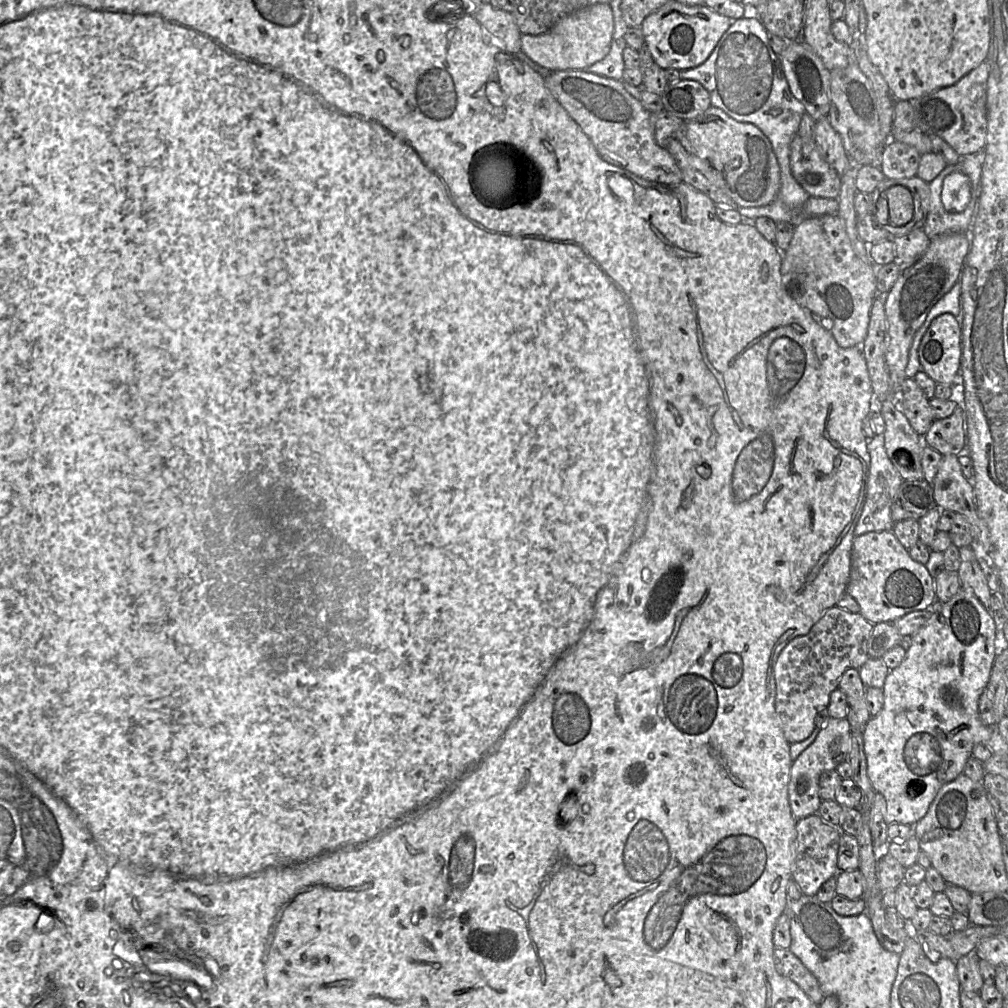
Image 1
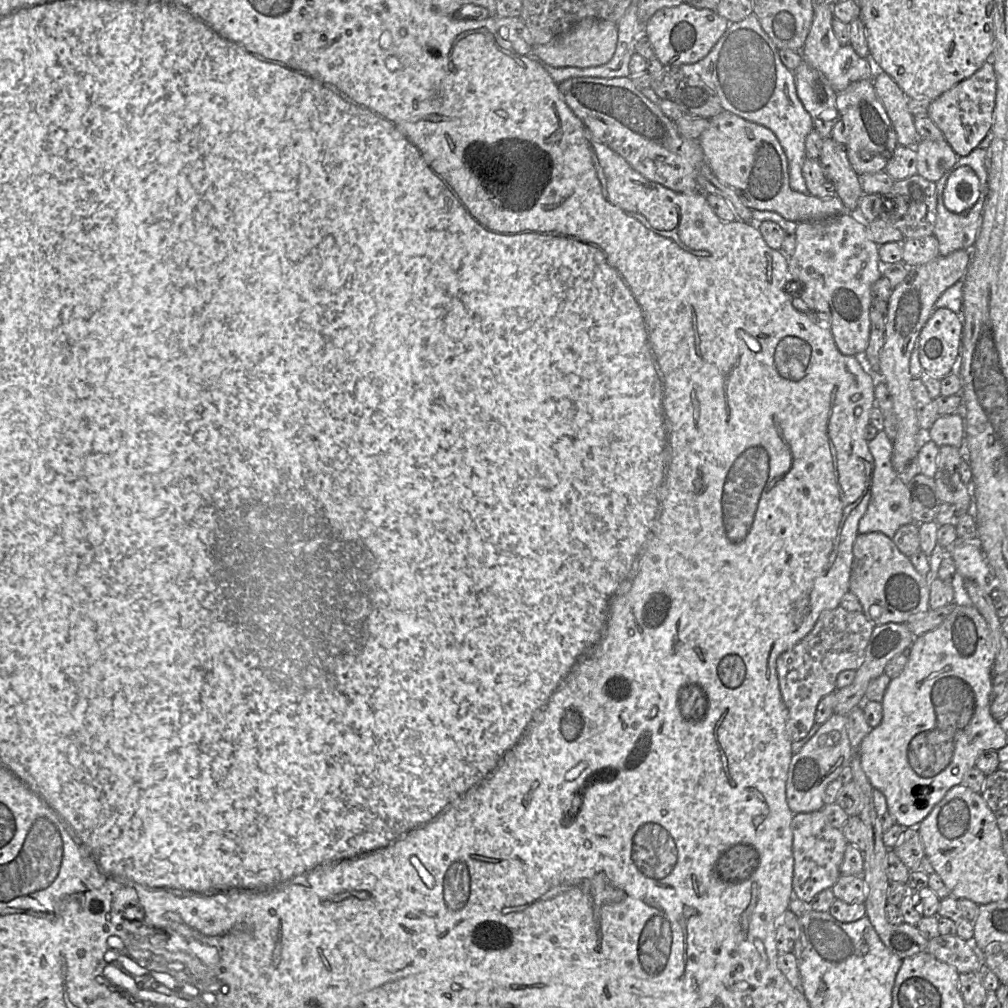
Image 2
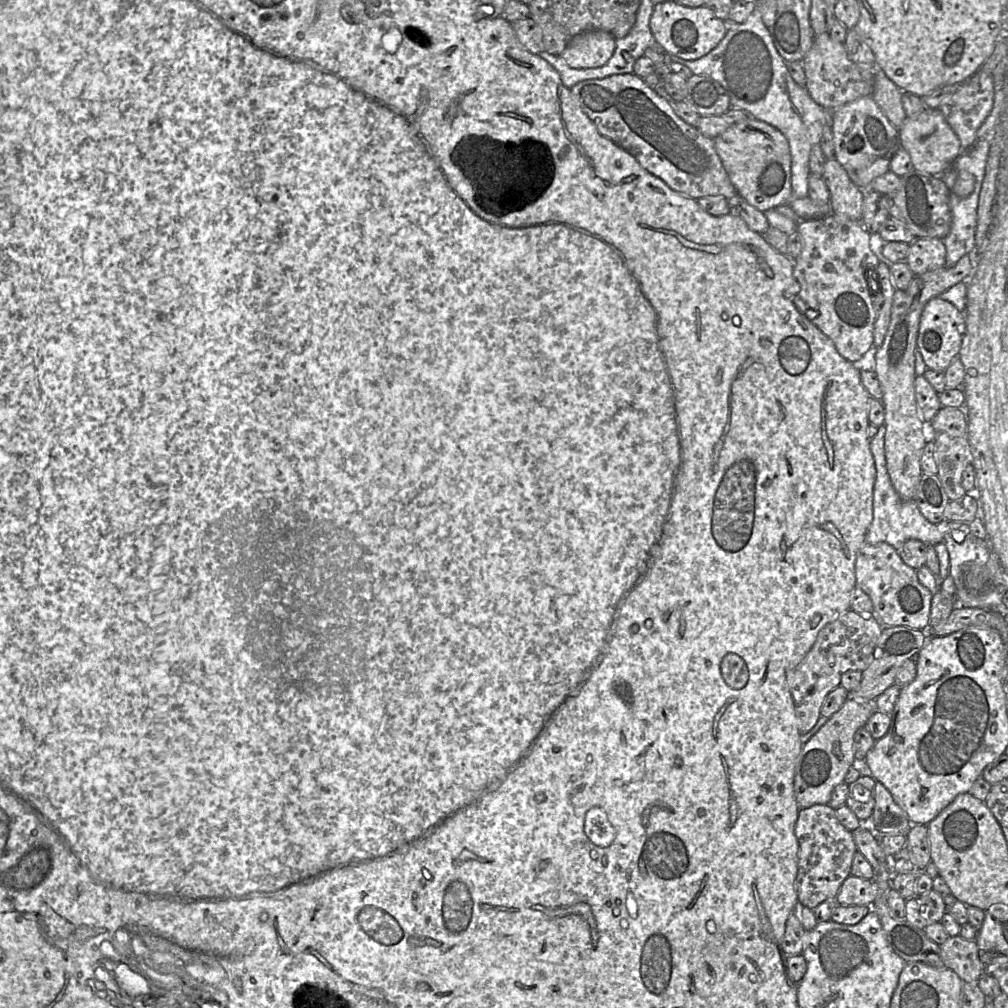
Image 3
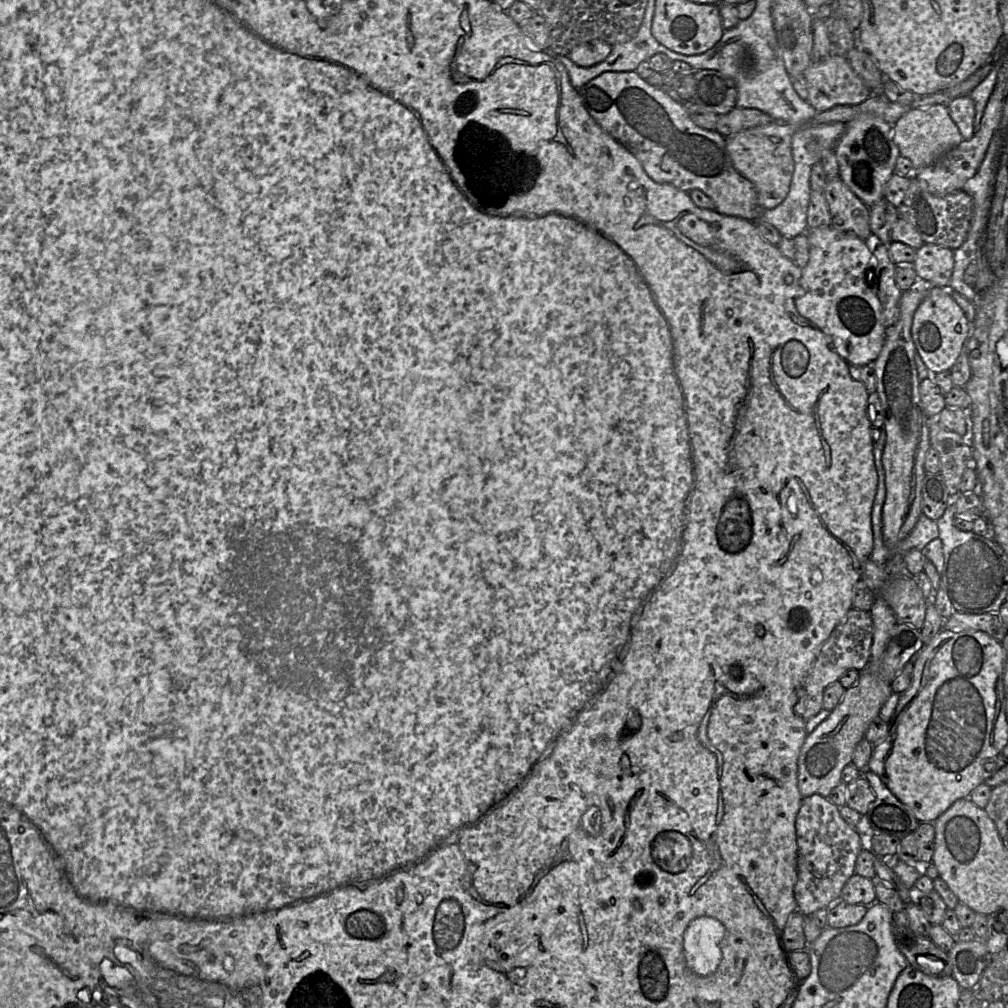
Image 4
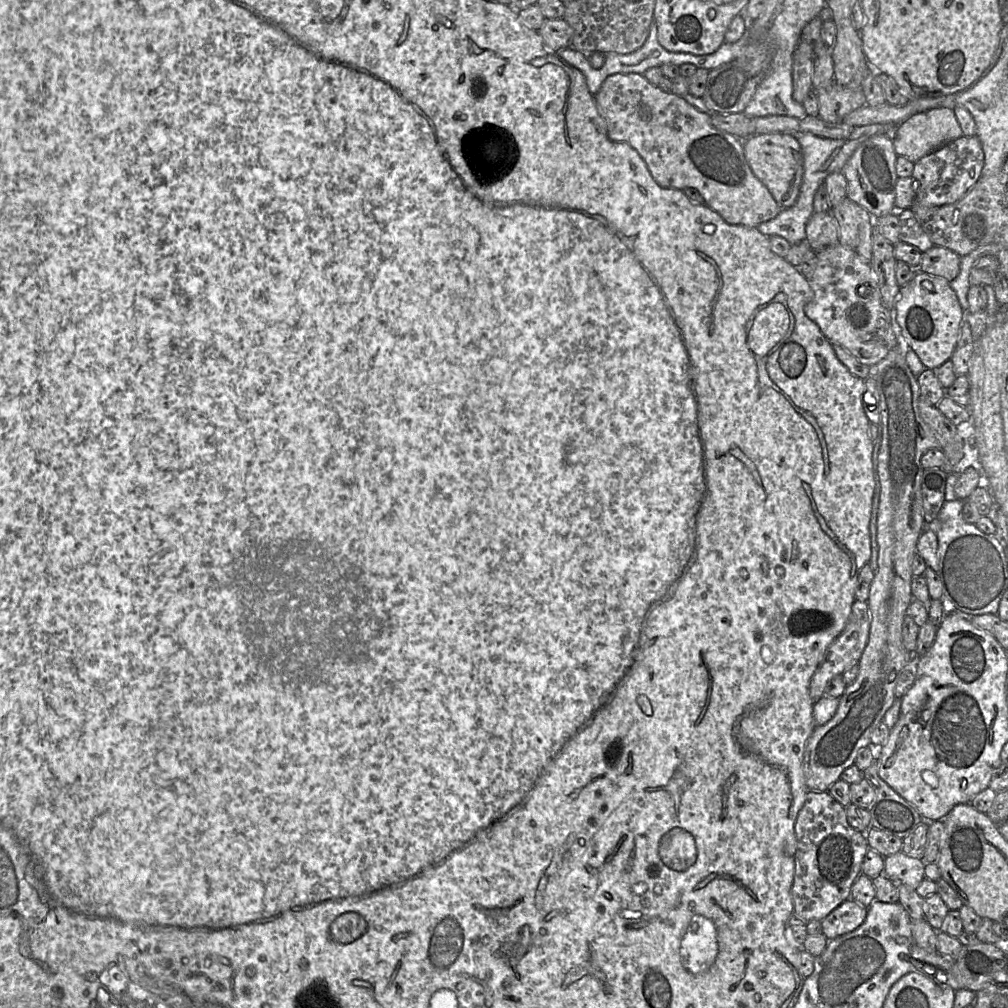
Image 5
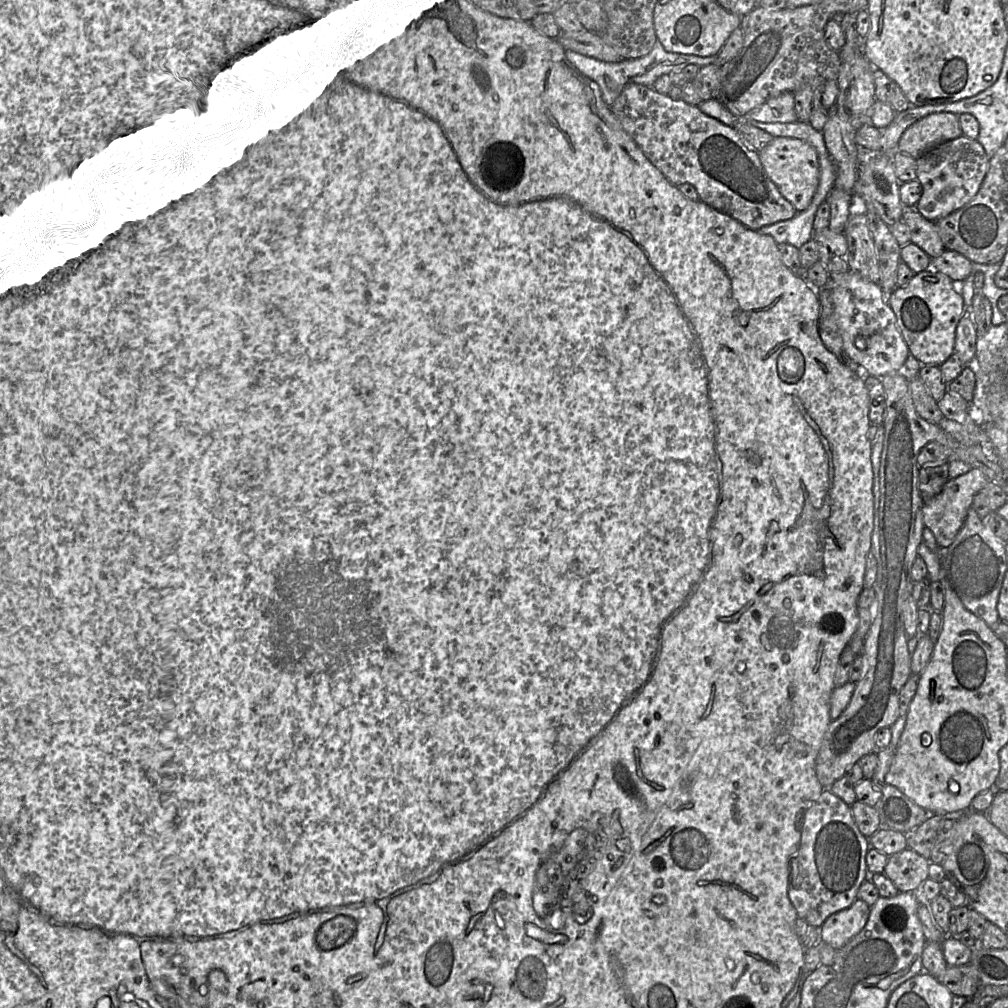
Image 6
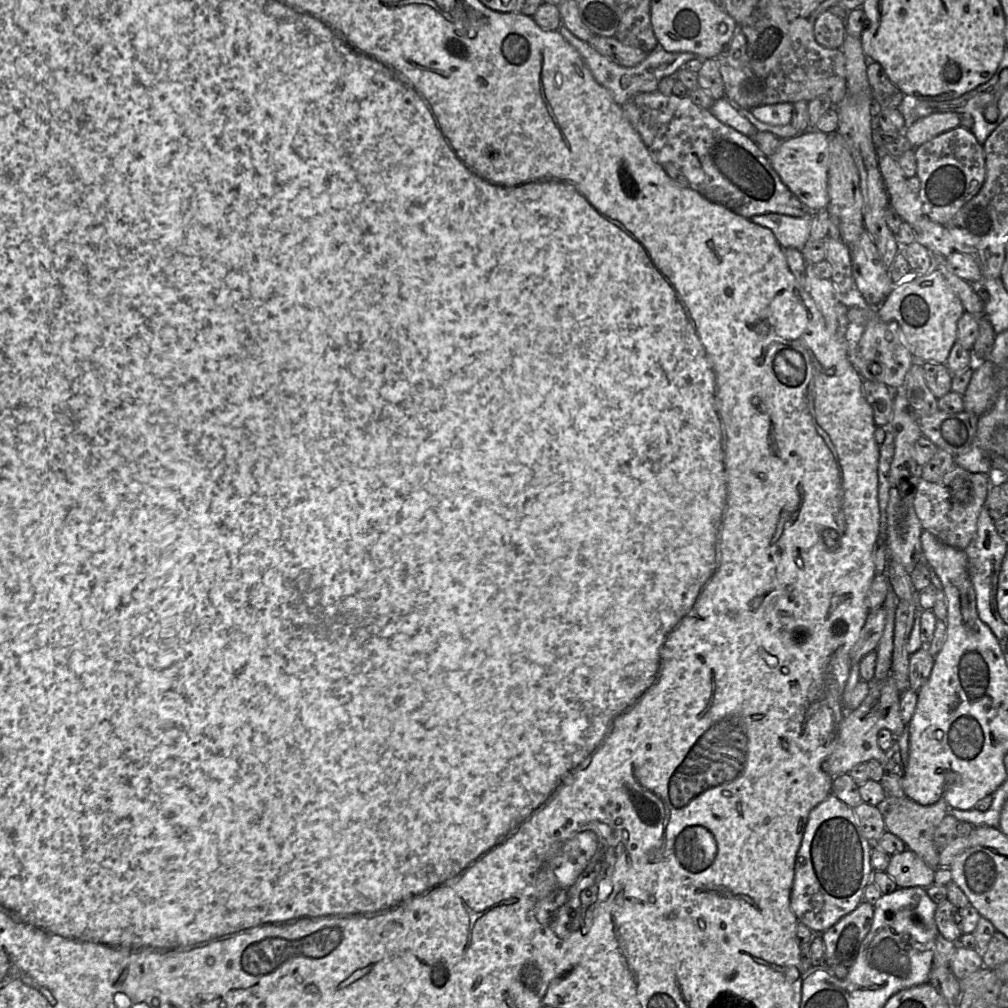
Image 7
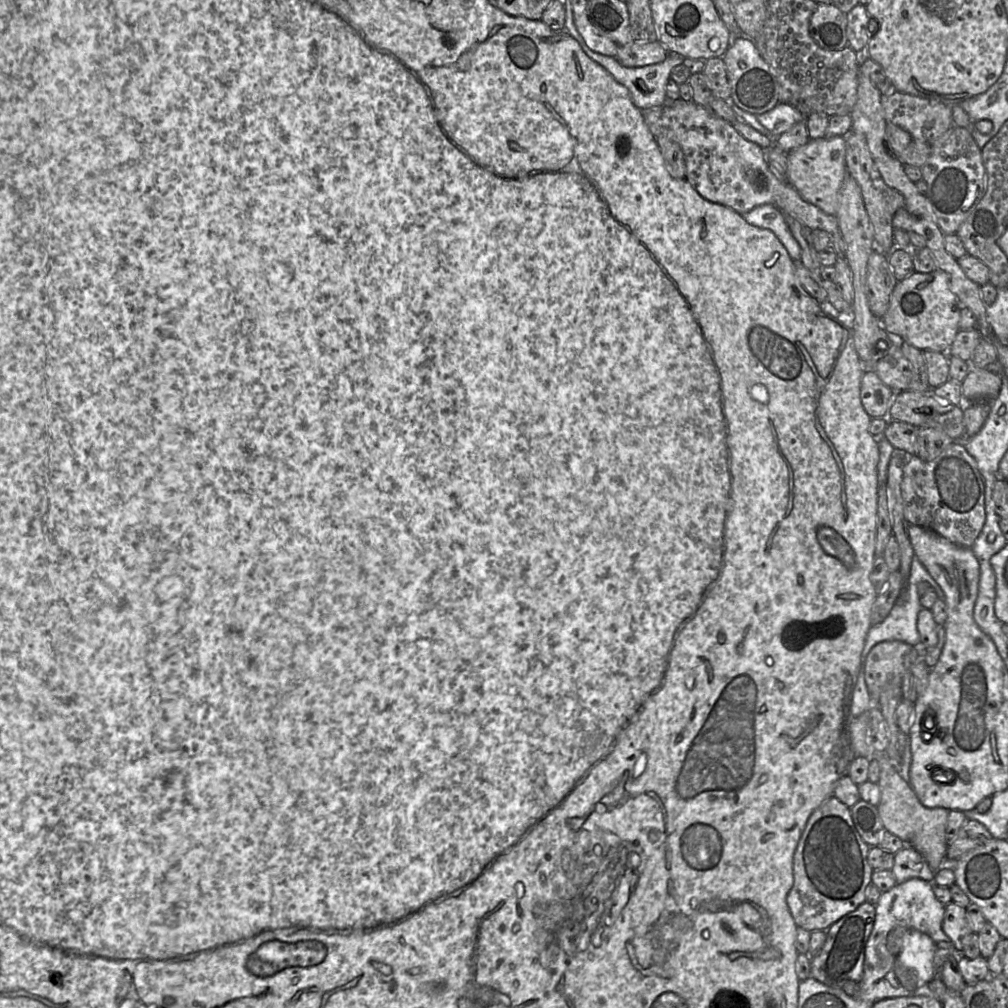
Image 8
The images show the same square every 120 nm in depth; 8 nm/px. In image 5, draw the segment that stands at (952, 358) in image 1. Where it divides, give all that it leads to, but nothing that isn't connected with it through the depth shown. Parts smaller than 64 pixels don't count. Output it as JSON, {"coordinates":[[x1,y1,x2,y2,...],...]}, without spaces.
{"coordinates":[[924,272,915,273,909,283,900,287,893,314,902,344,913,350,927,369,935,370,952,359,965,321,965,312,949,281]]}

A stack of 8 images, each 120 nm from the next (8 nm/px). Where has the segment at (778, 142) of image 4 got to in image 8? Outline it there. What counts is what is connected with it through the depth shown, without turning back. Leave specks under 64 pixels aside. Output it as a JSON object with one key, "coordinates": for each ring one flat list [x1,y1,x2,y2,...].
{"coordinates":[[842,136,822,137,809,141,787,152,786,181,807,202,817,206,826,214,836,215,838,194,846,175,846,140]]}

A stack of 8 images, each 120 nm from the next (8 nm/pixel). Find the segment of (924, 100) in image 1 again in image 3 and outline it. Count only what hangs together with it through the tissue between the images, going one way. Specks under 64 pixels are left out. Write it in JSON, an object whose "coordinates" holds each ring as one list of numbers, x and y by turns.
{"coordinates":[[979,70,939,107,963,150,969,150,978,140,977,131,993,109,994,96,992,73]]}

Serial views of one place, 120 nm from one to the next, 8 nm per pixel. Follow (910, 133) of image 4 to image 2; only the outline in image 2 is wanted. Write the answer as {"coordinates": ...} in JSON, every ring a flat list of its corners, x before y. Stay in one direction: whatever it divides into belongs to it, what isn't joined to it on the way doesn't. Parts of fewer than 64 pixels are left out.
{"coordinates":[[921,139,915,147,917,173,925,179,936,182,958,161,959,156,945,139]]}

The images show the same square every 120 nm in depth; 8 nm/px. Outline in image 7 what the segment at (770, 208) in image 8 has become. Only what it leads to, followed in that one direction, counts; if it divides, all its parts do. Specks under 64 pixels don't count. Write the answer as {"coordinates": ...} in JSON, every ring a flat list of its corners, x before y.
{"coordinates":[[768,213,756,215,750,220,770,229,783,249,802,251,810,239,811,216,792,217,784,214]]}

